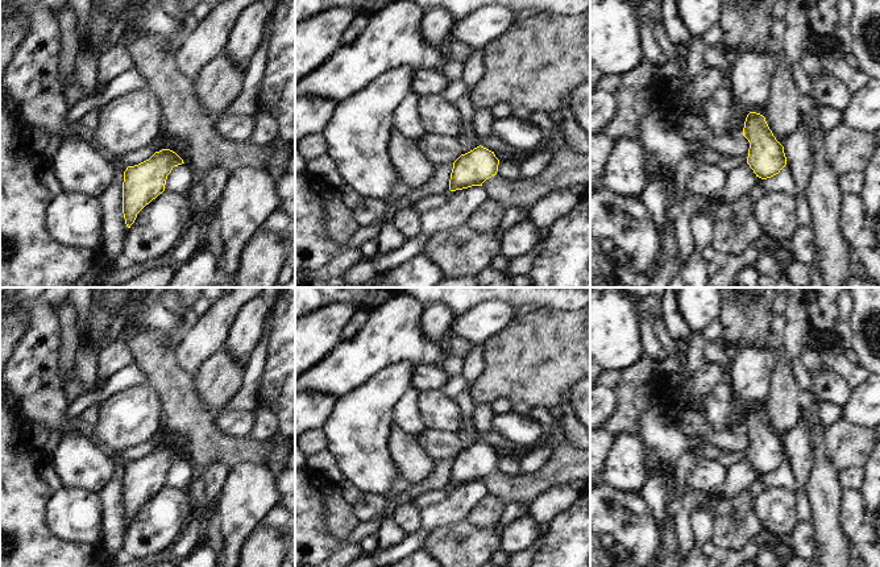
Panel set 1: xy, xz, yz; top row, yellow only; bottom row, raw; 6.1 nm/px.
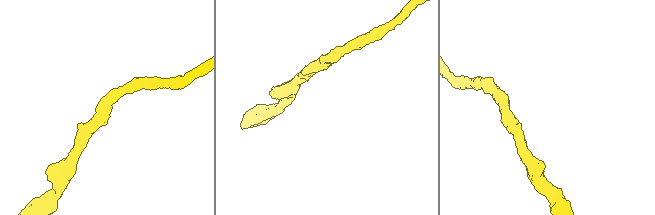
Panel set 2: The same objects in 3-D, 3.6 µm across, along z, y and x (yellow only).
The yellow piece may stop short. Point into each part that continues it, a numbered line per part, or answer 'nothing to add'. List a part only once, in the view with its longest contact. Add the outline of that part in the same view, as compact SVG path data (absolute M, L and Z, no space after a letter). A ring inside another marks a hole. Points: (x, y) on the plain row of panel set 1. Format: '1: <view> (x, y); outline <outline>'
nothing to add

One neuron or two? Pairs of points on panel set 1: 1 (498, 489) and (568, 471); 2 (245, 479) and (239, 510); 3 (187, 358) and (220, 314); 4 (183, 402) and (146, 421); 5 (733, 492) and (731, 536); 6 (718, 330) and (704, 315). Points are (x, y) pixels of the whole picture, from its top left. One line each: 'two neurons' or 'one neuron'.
1: one neuron
2: one neuron
3: one neuron
4: two neurons
5: two neurons
6: two neurons

